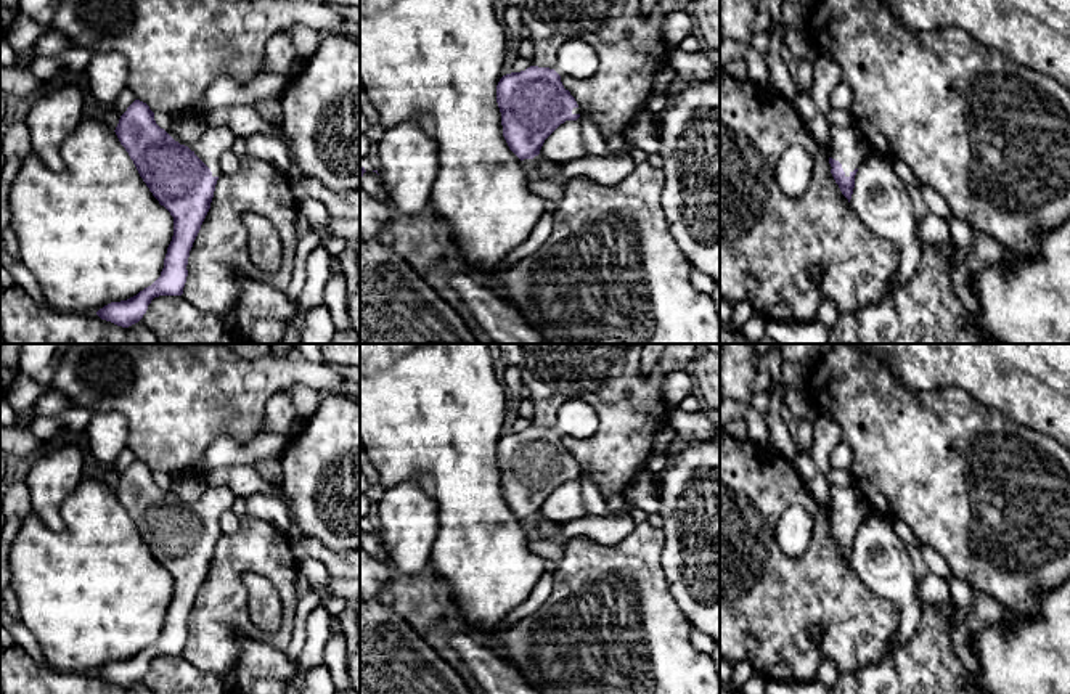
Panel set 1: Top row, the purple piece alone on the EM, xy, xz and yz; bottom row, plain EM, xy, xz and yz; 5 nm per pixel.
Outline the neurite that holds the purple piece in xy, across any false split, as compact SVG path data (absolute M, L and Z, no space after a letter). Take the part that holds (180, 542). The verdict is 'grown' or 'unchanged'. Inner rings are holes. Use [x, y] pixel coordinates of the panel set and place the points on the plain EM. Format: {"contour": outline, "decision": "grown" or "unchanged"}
{"contour": "M140 459L127 467L114 492L153 556L174 577L174 596L161 636L137 655L96 672L101 680L129 688L143 678L154 657L183 654L190 610L222 535L218 519L233 508L236 495L227 485L207 487L196 503L180 504L156 484L154 472Z", "decision": "grown"}

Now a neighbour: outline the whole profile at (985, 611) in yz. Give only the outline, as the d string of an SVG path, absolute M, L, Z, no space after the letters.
M974 594L970 610L966 615L964 625L967 633L967 644L974 649L975 638L985 628L1006 623L1012 617L1004 606L988 594Z

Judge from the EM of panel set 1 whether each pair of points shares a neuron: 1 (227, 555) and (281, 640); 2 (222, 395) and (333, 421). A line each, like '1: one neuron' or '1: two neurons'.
1: one neuron
2: two neurons

